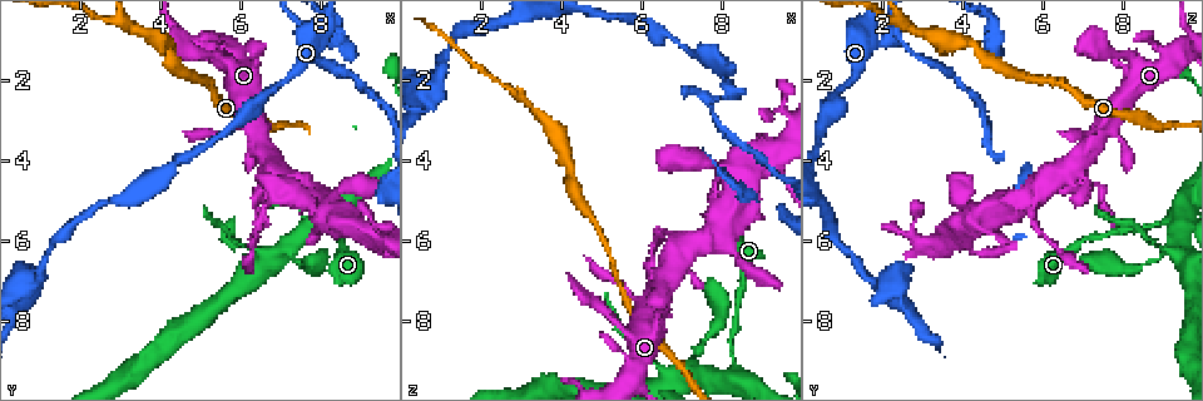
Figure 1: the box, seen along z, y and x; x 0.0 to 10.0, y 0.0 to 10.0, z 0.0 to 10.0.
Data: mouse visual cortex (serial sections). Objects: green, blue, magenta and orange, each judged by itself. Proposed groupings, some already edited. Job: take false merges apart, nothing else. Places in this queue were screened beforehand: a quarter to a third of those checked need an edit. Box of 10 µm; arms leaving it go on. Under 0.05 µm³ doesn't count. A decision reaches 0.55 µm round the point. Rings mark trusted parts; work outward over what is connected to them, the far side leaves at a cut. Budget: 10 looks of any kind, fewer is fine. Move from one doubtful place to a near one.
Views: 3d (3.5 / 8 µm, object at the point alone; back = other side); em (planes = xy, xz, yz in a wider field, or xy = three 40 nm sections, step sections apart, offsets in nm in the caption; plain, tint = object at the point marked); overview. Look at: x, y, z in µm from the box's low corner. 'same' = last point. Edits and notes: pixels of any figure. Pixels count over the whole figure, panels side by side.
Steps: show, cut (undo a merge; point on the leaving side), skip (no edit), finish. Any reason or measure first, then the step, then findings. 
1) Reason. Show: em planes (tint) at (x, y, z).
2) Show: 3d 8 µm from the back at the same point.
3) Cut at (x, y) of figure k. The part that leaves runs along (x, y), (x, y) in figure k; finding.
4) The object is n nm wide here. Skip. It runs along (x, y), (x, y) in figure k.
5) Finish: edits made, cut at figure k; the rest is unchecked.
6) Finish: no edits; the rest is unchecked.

Show: em xy step 2 (tint) at (8.25, 5.40, 4.30).

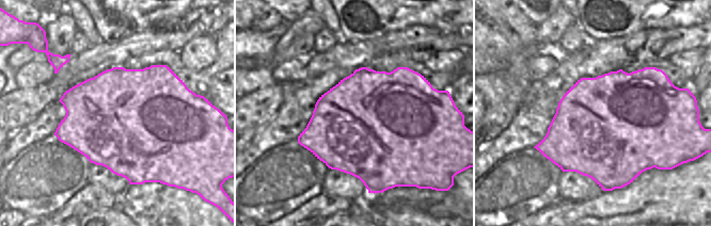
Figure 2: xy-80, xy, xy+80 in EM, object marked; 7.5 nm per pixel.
Wider look. Show: 3d 3.5 µm at the same point.

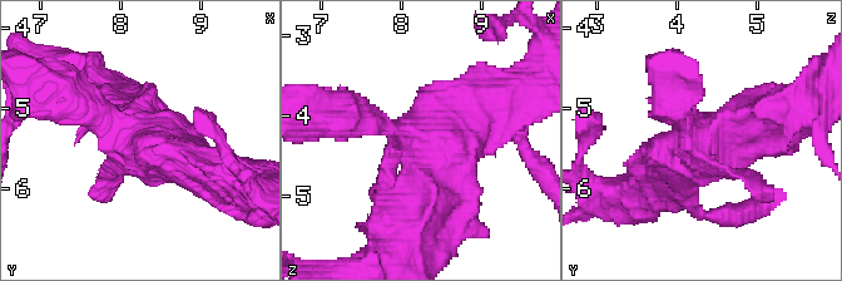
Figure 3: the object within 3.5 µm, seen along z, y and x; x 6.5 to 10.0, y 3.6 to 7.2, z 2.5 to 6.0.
Skip. It runs along (435, 198), (450, 141), (530, 95) in figure 3; continuous, no second cell.

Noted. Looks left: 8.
Show: 3d 8 µm at (6.60, 5.05, 5.90).

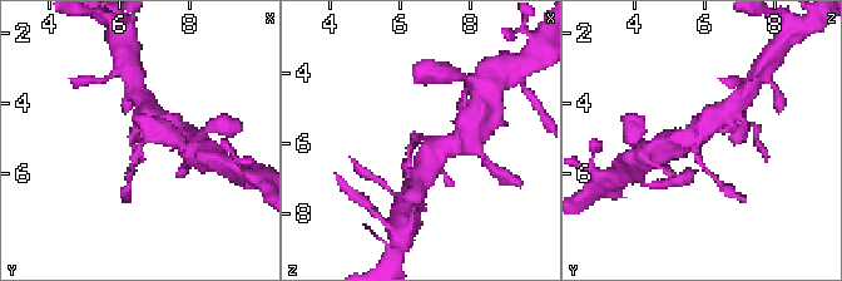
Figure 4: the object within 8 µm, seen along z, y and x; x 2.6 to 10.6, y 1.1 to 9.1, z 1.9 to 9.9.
The arms are 200, 600 nm wide; need the tissue. Show: em xy step 1 (tint) at the same point.

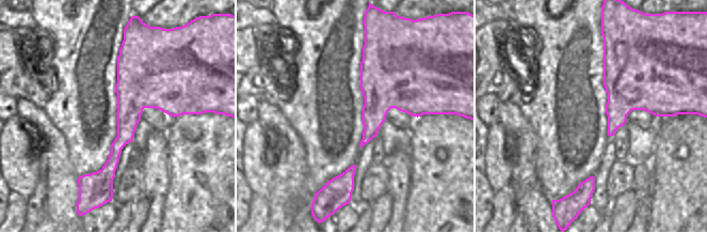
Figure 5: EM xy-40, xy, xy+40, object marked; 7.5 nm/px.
Skip. It runs along (152, 118), (129, 172) in figure 4; one cell here.

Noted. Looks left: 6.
Four arms meet. Show: 3d 3.5 µm at (7.25, 6.10, 9.35).

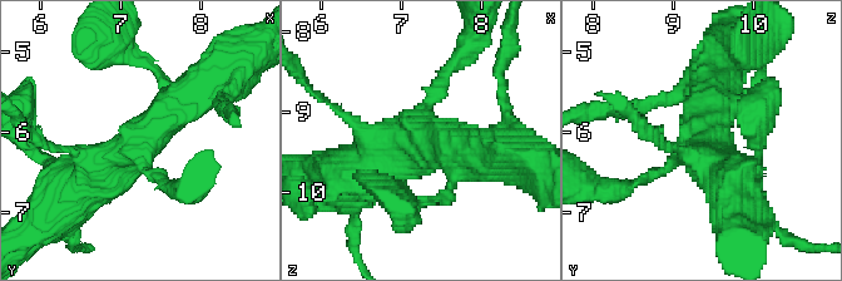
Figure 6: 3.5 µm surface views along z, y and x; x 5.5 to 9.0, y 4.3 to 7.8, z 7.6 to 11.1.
4 arms meet here; the arms are 150, 250, 600, 600 nm wide. Show: em planes (tint) at (7.25, 6.20, 9.35).

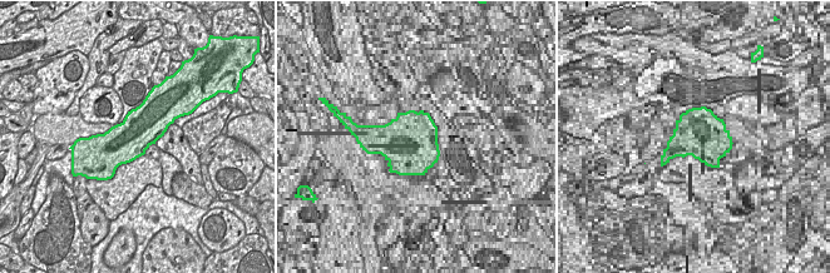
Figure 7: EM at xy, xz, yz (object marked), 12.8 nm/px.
Skip. It runs along (203, 88), (114, 168), (77, 188) in figure 6; one cell here.

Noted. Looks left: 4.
Show: 3d 3.5 µm at (7.65, 0.75, 2.40).

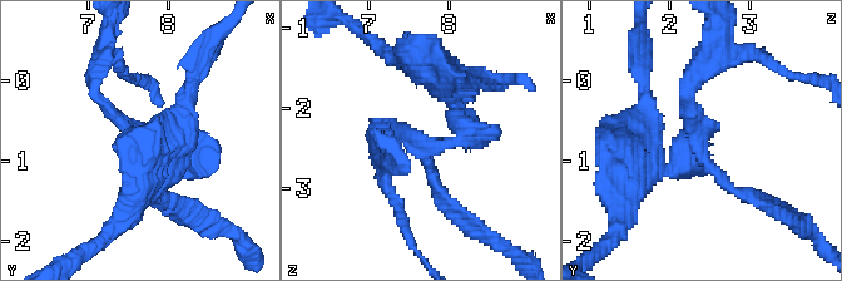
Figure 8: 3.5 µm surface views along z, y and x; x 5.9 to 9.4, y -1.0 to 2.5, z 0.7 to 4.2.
Cut at (430, 163) of figure 8. Two cells meet here.

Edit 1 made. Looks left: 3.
Finish: edits made, cut at figure 8; the rest is unchecked.

